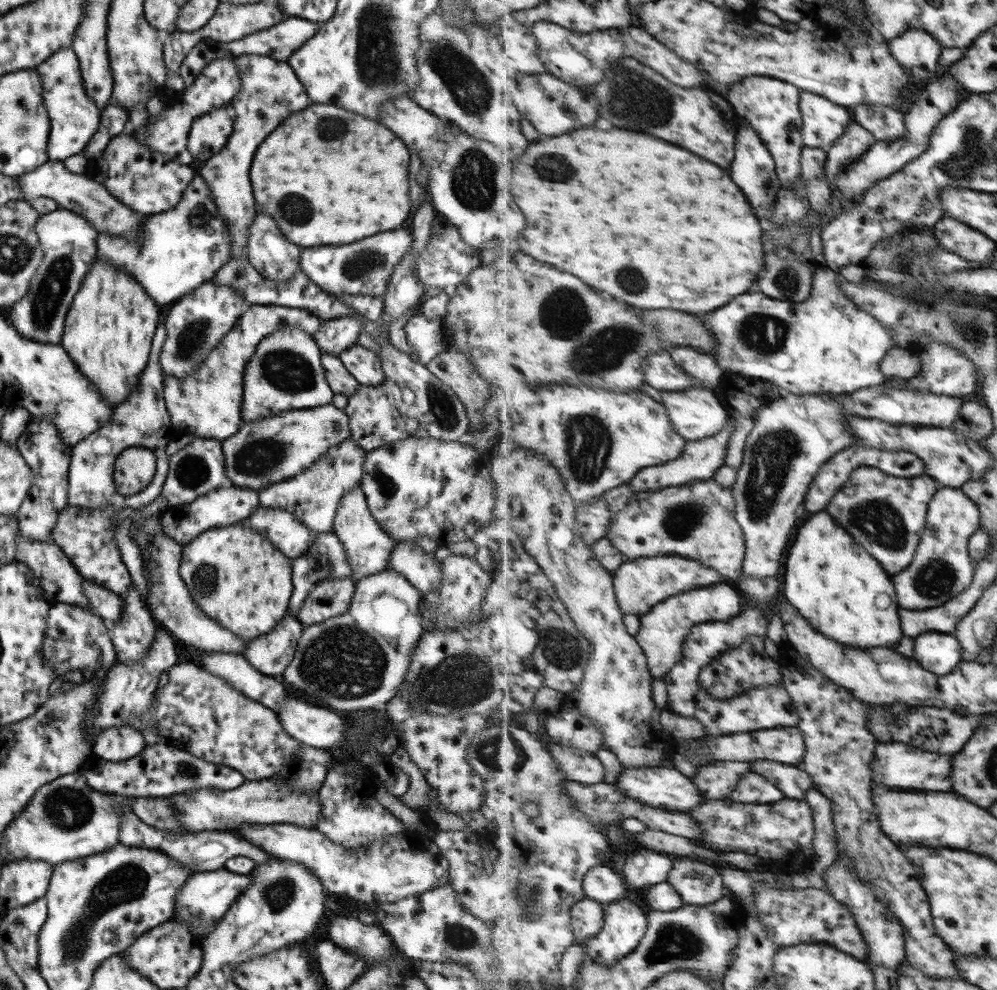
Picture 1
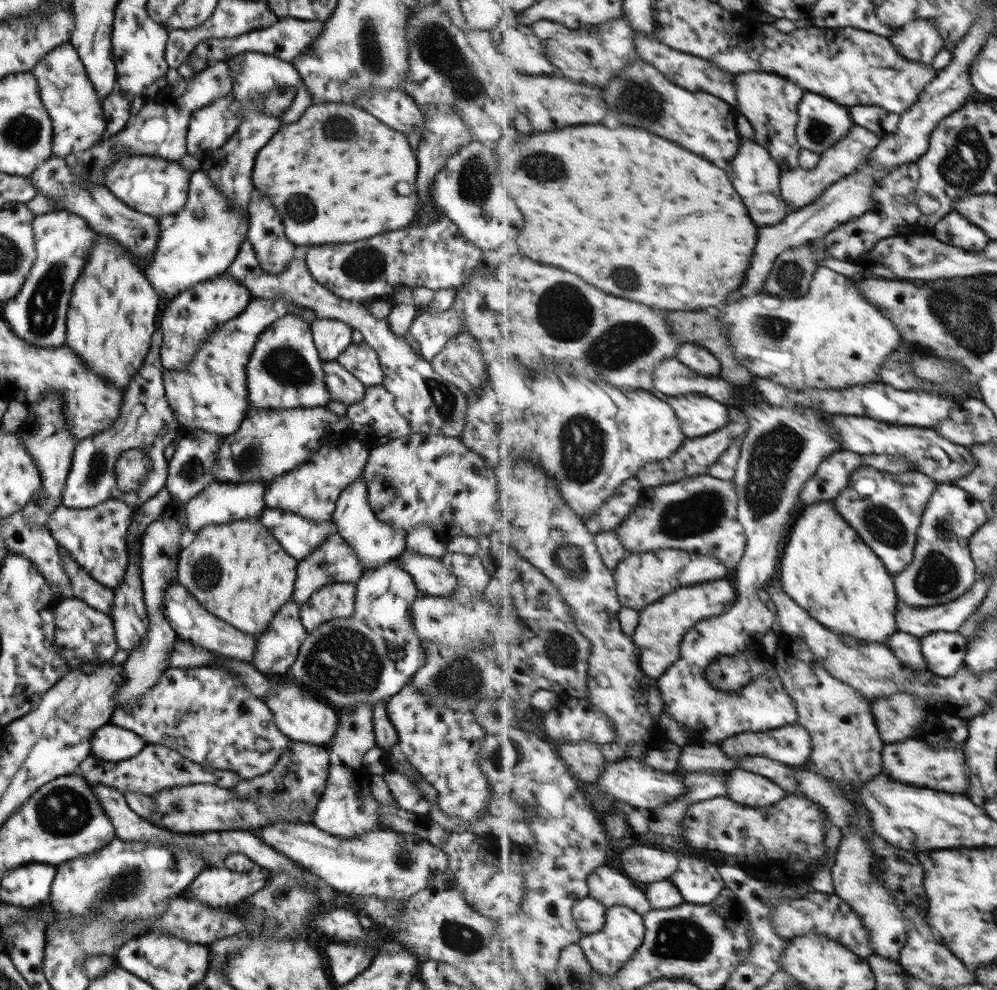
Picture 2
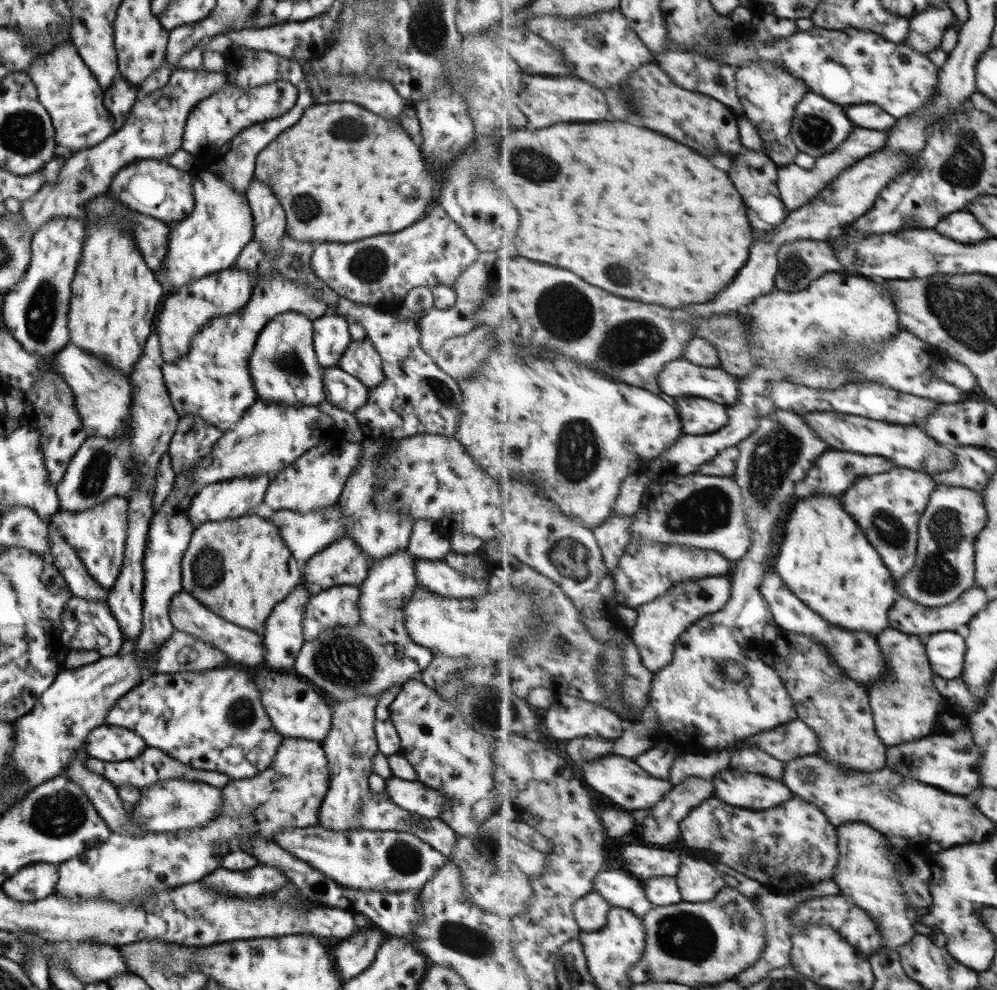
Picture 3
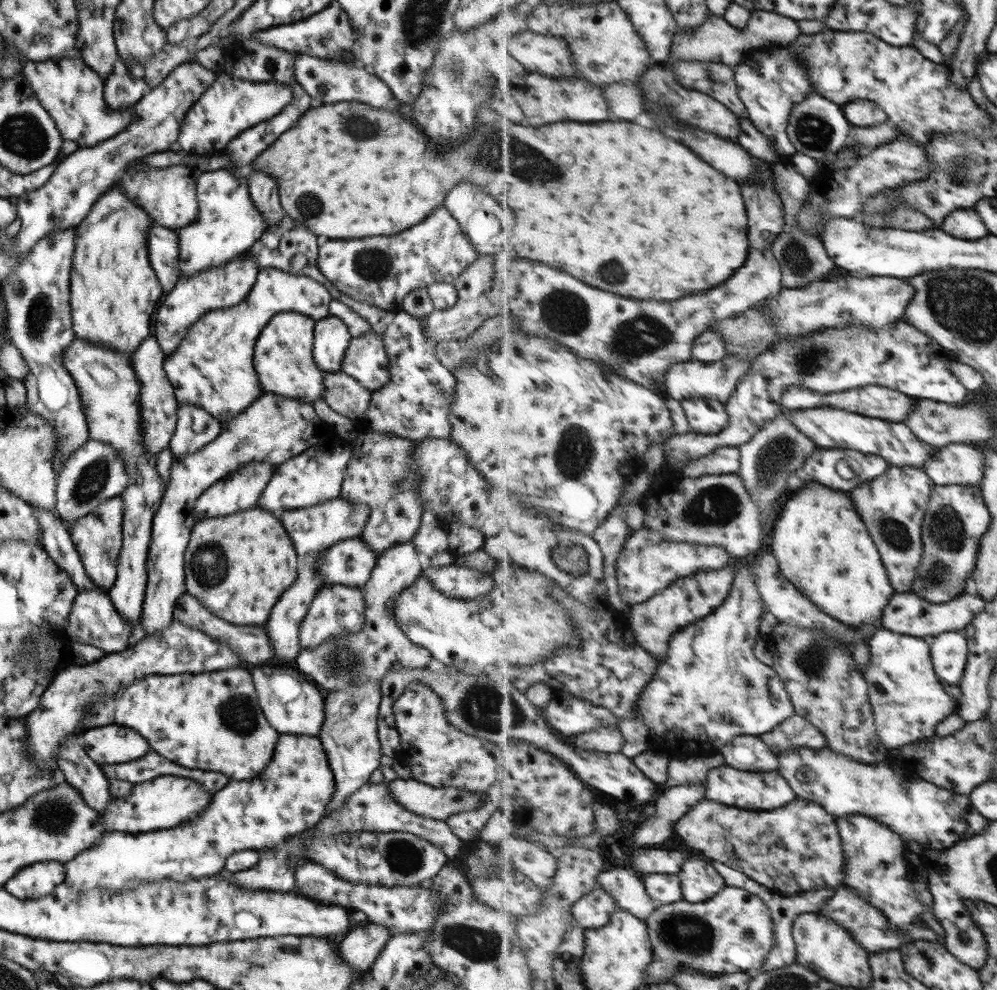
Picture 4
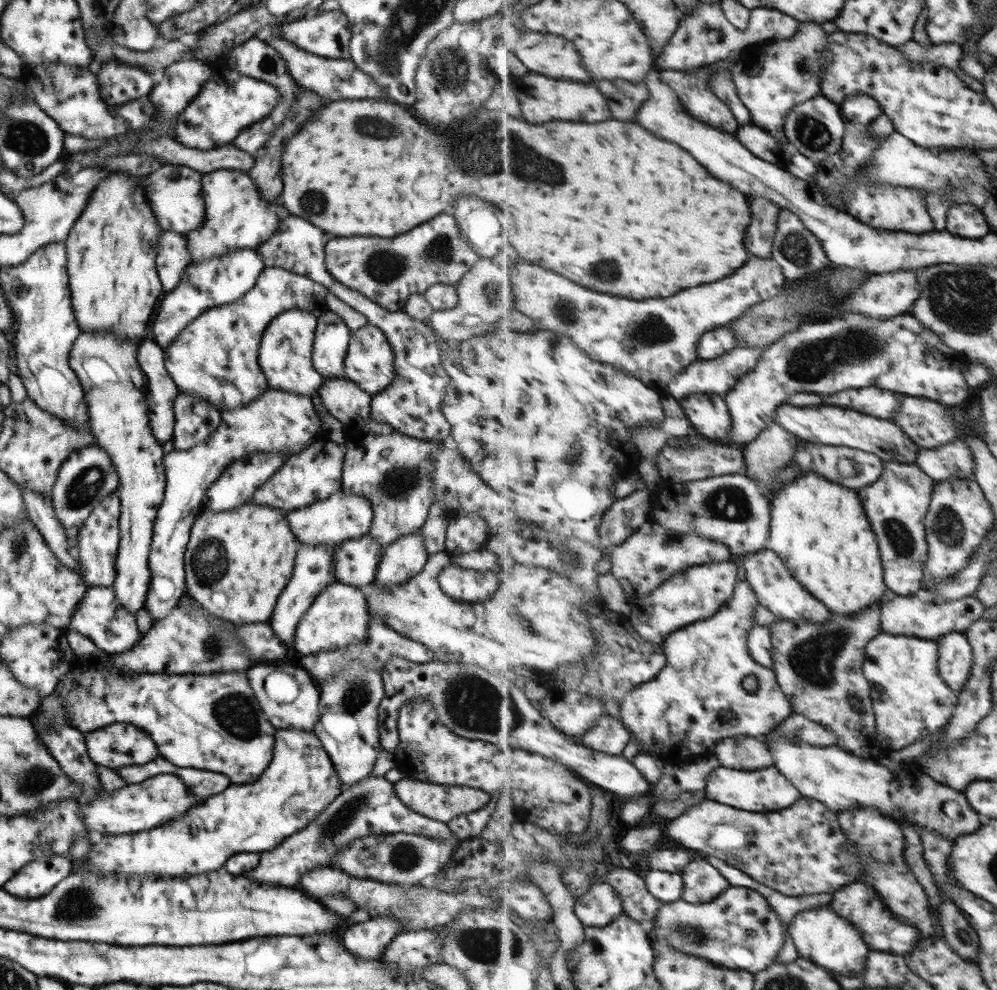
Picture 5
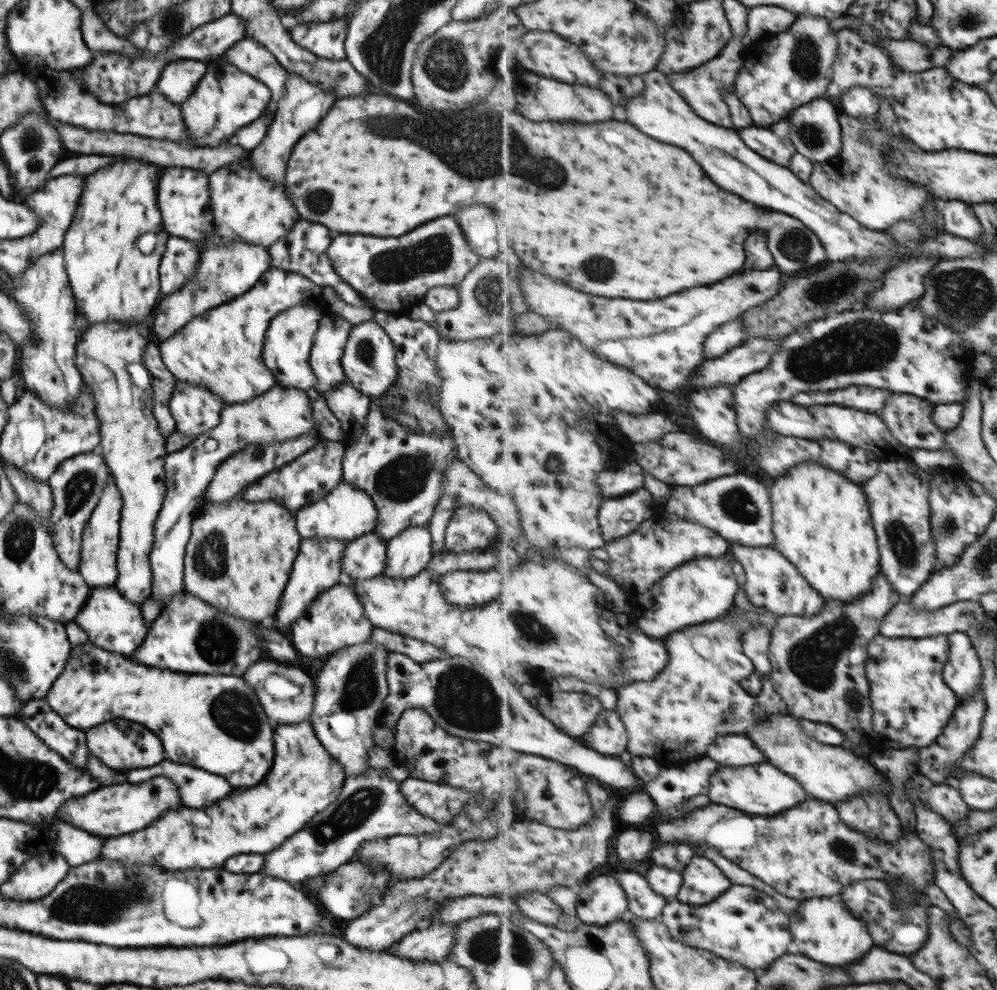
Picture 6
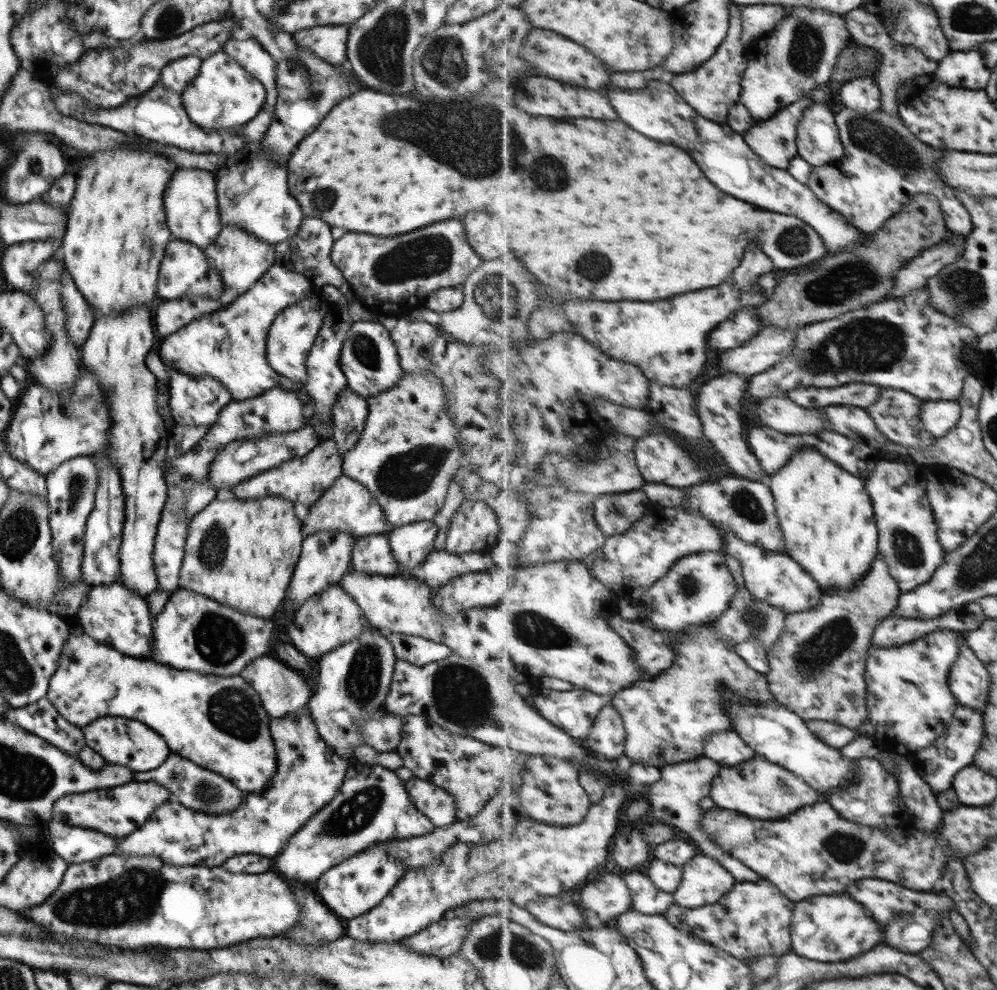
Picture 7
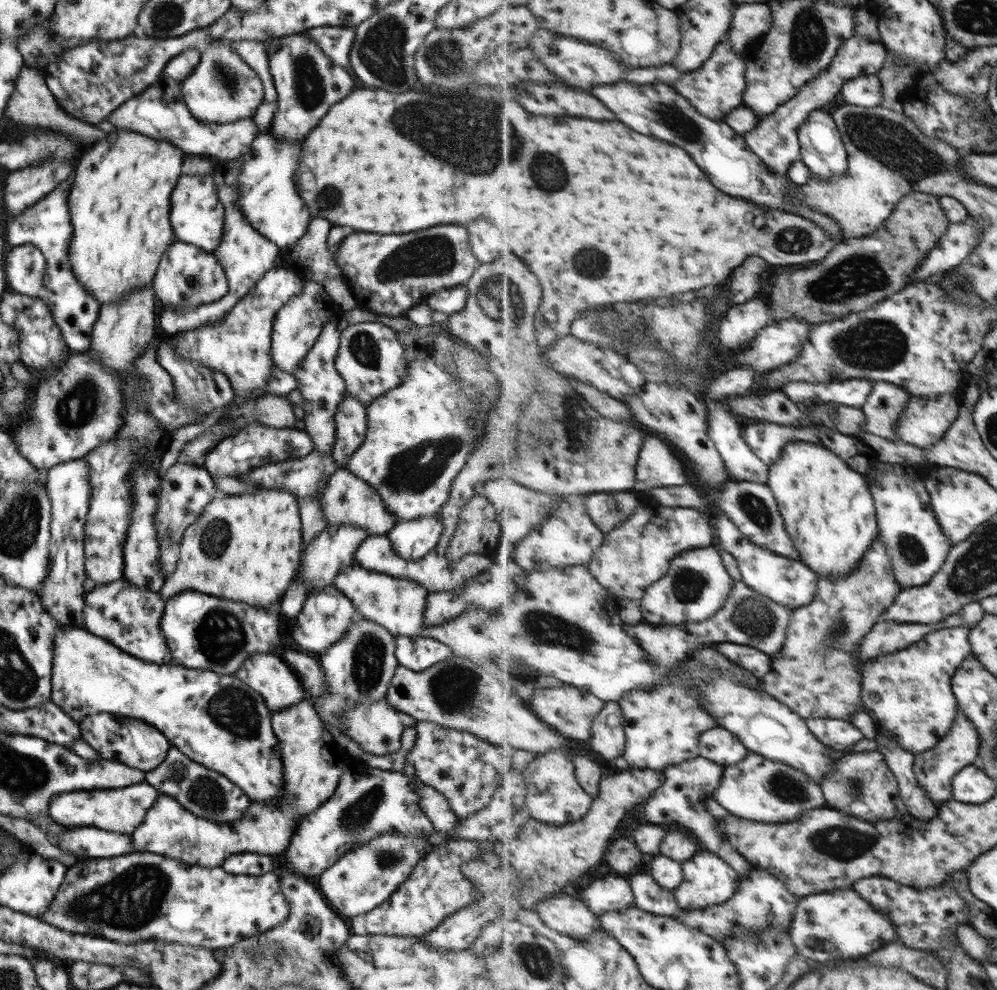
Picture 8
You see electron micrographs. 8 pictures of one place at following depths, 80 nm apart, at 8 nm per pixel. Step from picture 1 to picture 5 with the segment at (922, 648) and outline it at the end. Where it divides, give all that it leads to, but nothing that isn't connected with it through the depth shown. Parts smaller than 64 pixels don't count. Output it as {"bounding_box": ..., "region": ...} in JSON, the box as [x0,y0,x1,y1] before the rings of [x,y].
{"bounding_box":[937,632,975,694],"region":[[[965,632],[949,633],[937,641],[940,643],[940,677],[959,694],[975,666],[972,643]]]}

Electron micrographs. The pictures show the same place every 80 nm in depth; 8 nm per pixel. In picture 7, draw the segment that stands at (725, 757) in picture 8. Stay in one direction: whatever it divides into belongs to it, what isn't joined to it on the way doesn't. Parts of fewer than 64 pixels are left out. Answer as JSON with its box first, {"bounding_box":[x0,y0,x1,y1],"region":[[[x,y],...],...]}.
{"bounding_box":[704,730,758,766],"region":[[[734,730],[717,732],[705,743],[704,756],[722,766],[739,765],[753,760],[758,752]]]}

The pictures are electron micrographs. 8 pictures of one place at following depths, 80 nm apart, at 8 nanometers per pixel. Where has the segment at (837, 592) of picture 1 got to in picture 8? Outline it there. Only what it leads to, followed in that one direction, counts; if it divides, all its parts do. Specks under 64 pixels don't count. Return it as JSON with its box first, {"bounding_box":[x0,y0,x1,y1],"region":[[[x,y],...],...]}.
{"bounding_box":[767,441,880,578],"region":[[[804,441],[786,445],[780,461],[770,466],[767,485],[773,490],[801,561],[818,575],[842,578],[850,574],[880,536],[876,499],[866,476],[823,445]]]}

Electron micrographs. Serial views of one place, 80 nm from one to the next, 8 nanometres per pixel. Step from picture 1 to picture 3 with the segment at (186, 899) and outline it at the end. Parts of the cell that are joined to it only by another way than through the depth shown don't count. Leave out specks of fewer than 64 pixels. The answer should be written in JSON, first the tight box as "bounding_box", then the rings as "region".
{"bounding_box":[200,864,291,898],"region":[[[265,864],[244,871],[232,871],[219,866],[200,881],[209,886],[209,889],[239,898],[255,896],[261,892],[271,893],[273,890],[281,890],[283,885],[291,884],[278,868]]]}

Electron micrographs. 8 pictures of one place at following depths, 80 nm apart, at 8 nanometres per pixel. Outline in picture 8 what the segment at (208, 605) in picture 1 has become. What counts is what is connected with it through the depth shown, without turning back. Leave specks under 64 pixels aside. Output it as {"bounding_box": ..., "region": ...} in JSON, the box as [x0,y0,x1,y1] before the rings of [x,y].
{"bounding_box":[158,489,301,608],"region":[[[259,489],[255,493],[213,498],[202,513],[183,531],[177,544],[178,556],[173,572],[165,577],[158,590],[160,598],[168,599],[181,591],[193,591],[231,602],[242,602],[254,608],[266,608],[279,601],[284,590],[296,576],[301,552],[300,516],[296,497],[276,489]]]}

